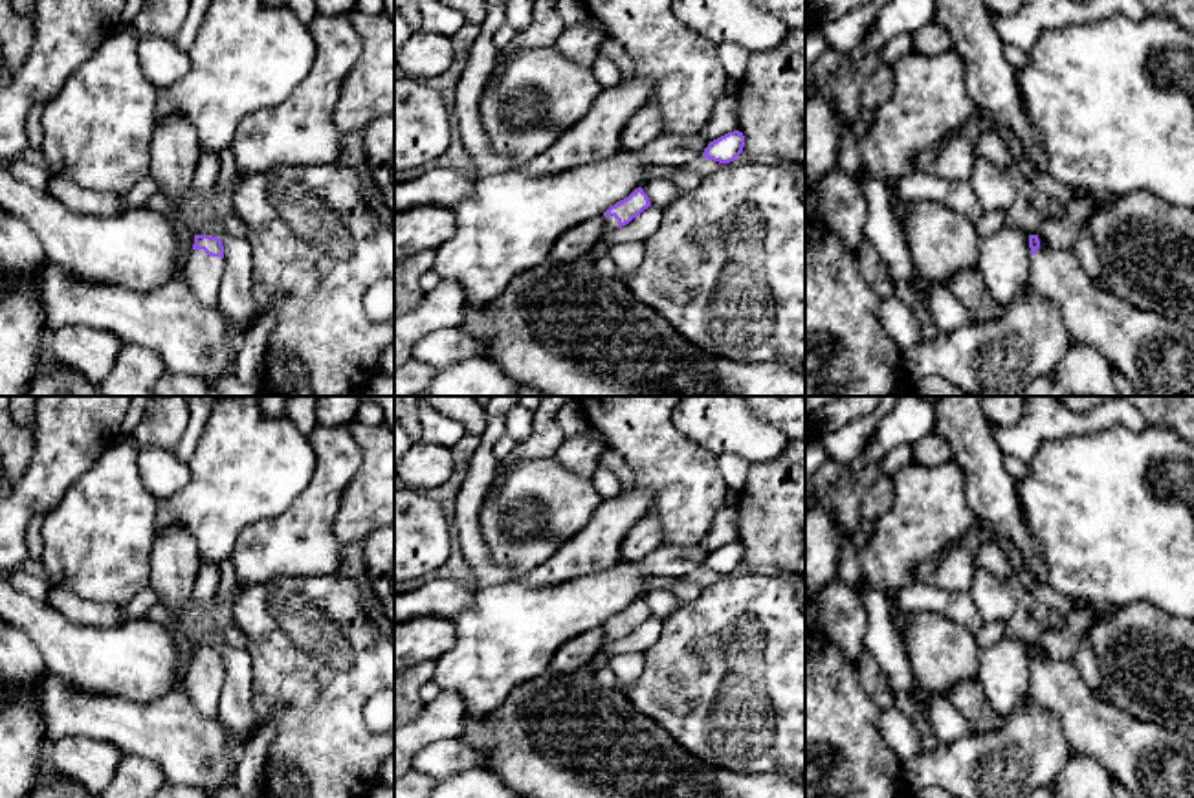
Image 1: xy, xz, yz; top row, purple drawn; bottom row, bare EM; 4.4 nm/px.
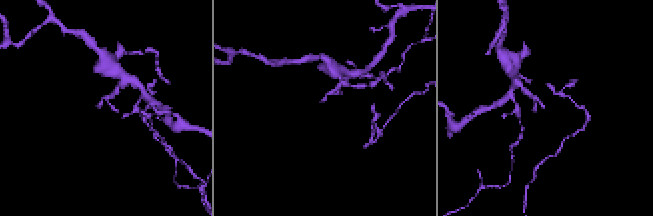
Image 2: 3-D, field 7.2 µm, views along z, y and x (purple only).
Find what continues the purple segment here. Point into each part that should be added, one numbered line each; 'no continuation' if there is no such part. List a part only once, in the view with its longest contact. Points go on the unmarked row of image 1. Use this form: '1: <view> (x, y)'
1: xy (202, 683)

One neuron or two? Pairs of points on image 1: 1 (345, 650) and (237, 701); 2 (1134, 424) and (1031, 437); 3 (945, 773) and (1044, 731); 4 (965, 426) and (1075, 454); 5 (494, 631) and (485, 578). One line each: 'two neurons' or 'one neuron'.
1: two neurons
2: one neuron
3: one neuron
4: two neurons
5: two neurons

